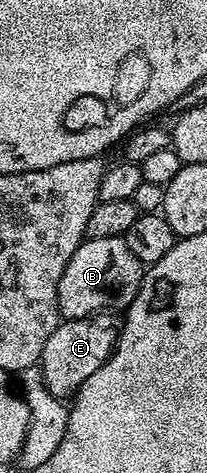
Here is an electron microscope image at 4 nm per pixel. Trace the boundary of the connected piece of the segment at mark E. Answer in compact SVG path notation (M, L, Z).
M113 314L90 315L87 319L68 319L59 322L58 328L44 344L40 360L42 384L58 399L69 400L82 388L84 381L100 369L118 346L120 323Z

